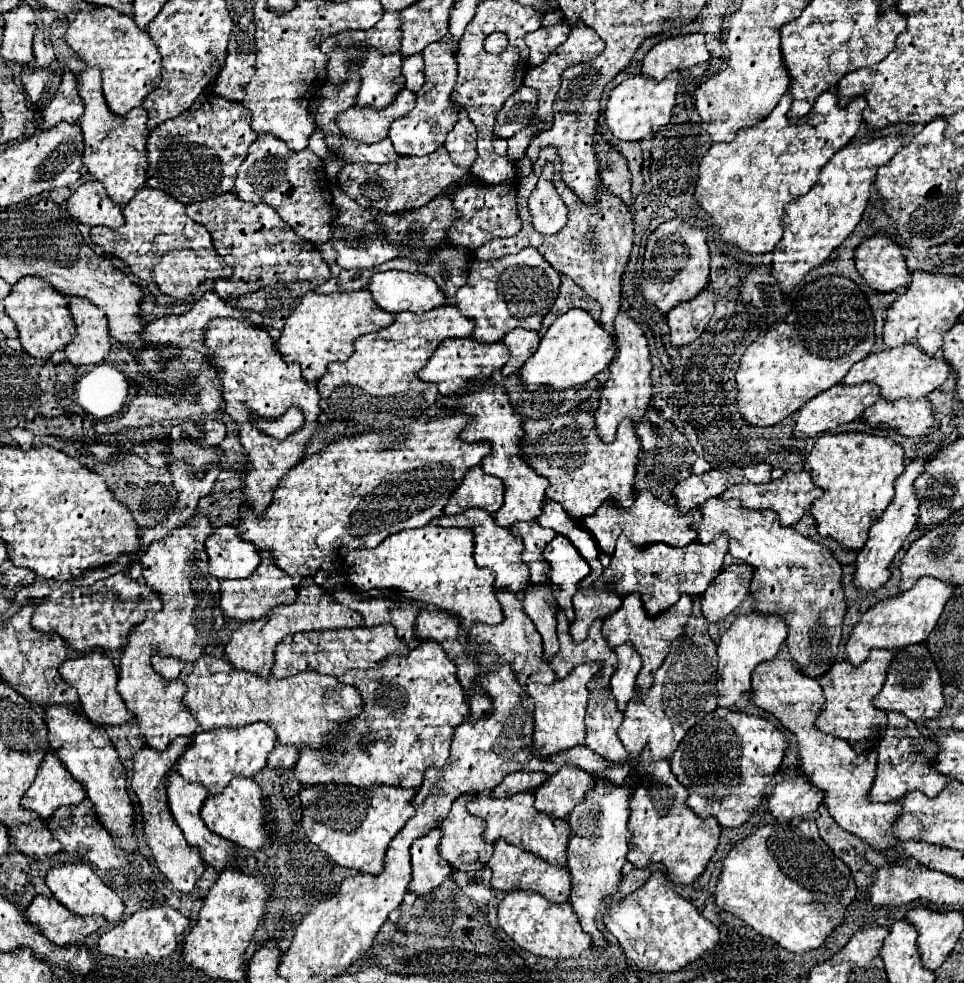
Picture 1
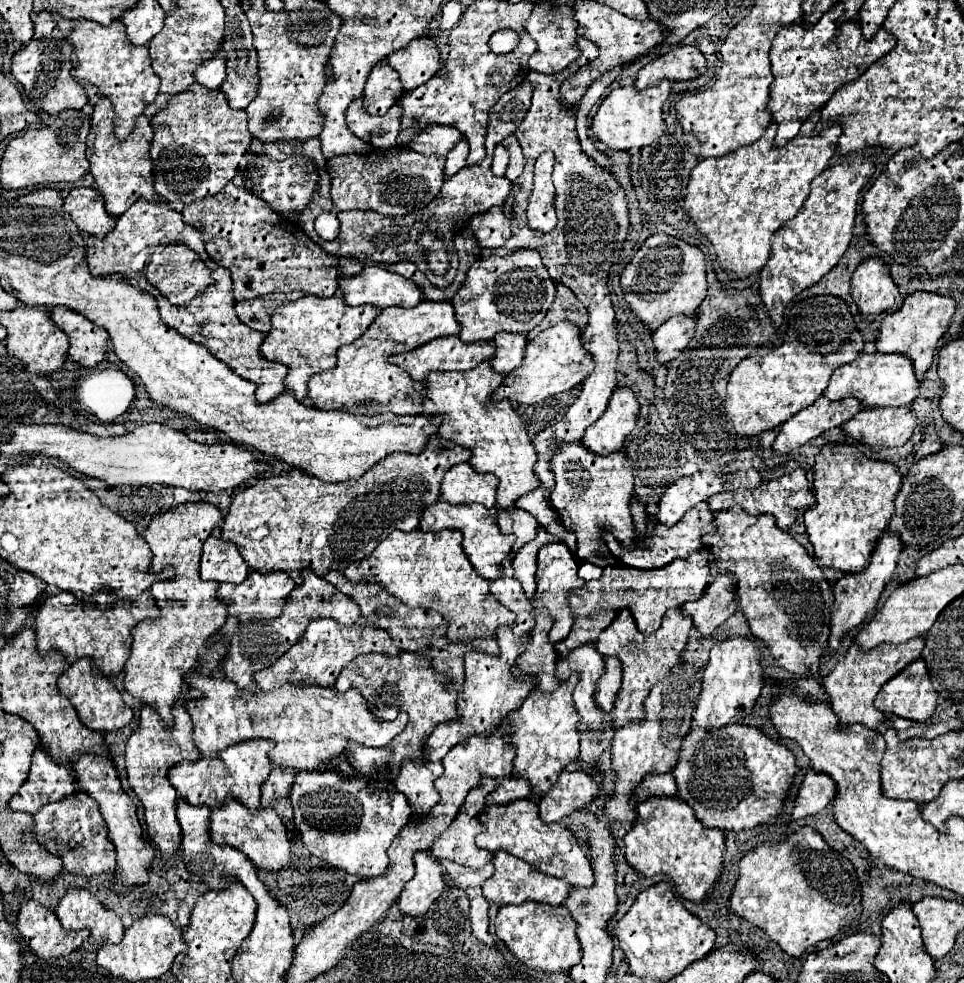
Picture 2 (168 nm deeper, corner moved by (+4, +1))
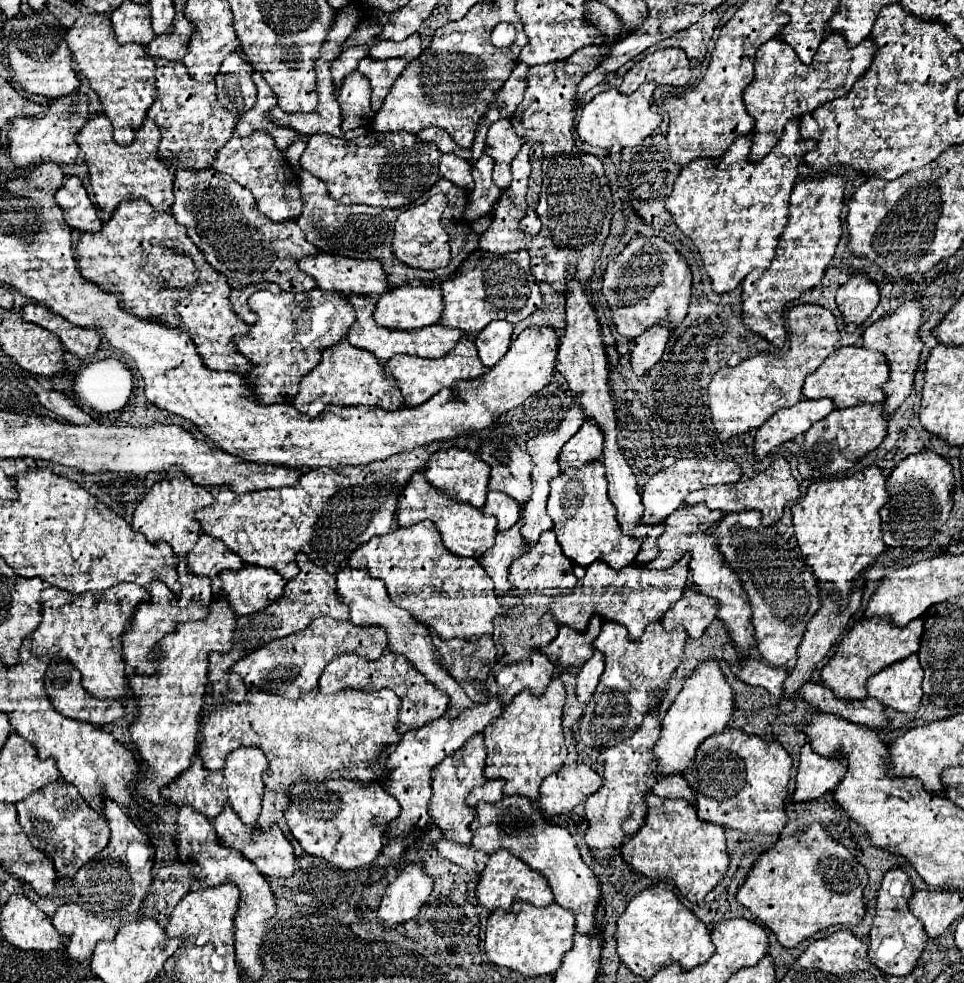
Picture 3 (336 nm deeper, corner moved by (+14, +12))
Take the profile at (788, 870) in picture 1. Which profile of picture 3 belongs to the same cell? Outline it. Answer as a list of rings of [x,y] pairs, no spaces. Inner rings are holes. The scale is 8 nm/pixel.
[[[814,823],[808,831],[784,837],[770,851],[762,853],[750,869],[746,883],[738,889],[736,899],[744,907],[748,907],[756,915],[756,919],[760,919],[778,937],[784,947],[792,949],[798,943],[810,939],[814,933],[832,925],[858,925],[866,915],[866,883],[866,869],[856,861],[856,857],[844,845],[836,843],[818,823]]]

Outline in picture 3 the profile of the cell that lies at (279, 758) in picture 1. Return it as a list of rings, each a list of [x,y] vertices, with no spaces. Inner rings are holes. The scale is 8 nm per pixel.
[[[266,791],[264,793],[264,799],[262,799],[264,805],[262,805],[262,813],[260,813],[260,819],[258,819],[258,825],[260,827],[270,829],[270,827],[274,827],[282,819],[284,811],[288,809],[286,805],[290,801],[288,799],[282,799],[280,795],[282,793],[272,793],[272,791]]]

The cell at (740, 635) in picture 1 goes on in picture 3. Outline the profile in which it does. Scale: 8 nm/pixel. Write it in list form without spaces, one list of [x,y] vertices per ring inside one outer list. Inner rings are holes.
[[[710,659],[698,665],[692,677],[686,679],[682,691],[678,693],[676,701],[668,709],[664,721],[662,721],[662,731],[660,739],[654,747],[654,757],[656,757],[656,777],[672,775],[678,773],[682,775],[692,767],[692,761],[696,759],[698,745],[716,733],[722,733],[732,717],[734,711],[734,691],[726,683],[718,661]]]

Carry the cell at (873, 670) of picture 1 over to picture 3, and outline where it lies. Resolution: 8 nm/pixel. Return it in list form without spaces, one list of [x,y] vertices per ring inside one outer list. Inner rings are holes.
[[[870,617],[860,619],[838,643],[834,657],[822,669],[822,683],[834,691],[834,695],[844,699],[866,699],[866,681],[870,675],[878,673],[878,669],[888,667],[920,649],[920,637],[924,631],[924,619],[918,617],[910,621],[906,627],[896,627],[886,617]]]

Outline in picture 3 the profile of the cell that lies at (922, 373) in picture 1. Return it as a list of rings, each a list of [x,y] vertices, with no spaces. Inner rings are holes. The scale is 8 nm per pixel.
[[[840,347],[828,359],[806,377],[802,393],[804,399],[832,399],[836,407],[846,409],[860,403],[882,403],[882,383],[888,379],[886,357],[878,351],[864,347]]]

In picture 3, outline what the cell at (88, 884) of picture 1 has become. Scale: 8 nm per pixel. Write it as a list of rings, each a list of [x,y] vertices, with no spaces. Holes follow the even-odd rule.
[[[66,903],[56,911],[52,925],[60,935],[68,937],[66,951],[78,963],[86,961],[94,953],[98,941],[114,941],[116,937],[116,929],[110,923],[100,921],[98,917],[86,913],[80,905],[72,903]]]

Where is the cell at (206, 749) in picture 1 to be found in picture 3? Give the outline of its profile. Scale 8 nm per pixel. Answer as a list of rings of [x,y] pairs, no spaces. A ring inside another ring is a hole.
[[[240,747],[238,751],[232,751],[226,757],[226,767],[222,771],[212,773],[212,771],[206,771],[204,767],[192,765],[186,773],[180,773],[180,777],[176,777],[170,785],[166,785],[162,789],[162,795],[168,799],[168,803],[176,807],[188,805],[210,821],[214,821],[222,813],[222,809],[230,805],[234,813],[248,827],[256,827],[258,815],[262,809],[262,795],[264,795],[262,775],[266,773],[266,769],[268,769],[268,761],[262,751],[258,751],[256,747]]]

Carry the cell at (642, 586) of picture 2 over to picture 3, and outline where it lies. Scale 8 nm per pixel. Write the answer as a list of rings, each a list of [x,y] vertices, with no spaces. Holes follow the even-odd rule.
[[[688,557],[676,563],[666,571],[646,569],[646,567],[624,567],[622,571],[614,571],[602,561],[592,563],[586,569],[586,575],[578,579],[576,587],[568,595],[554,597],[554,603],[546,615],[546,619],[556,621],[558,625],[568,625],[576,631],[586,631],[588,621],[598,615],[606,621],[622,623],[628,629],[628,639],[636,641],[648,623],[660,621],[664,613],[682,597],[686,577],[688,577]]]

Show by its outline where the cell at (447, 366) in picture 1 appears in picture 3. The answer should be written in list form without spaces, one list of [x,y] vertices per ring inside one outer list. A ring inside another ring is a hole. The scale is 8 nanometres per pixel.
[[[348,295],[348,301],[356,309],[356,321],[348,329],[346,339],[354,347],[370,351],[382,363],[386,363],[388,359],[392,359],[398,353],[408,353],[408,355],[418,355],[418,357],[430,357],[430,359],[444,357],[458,343],[458,339],[462,335],[462,331],[458,331],[458,329],[446,329],[442,325],[430,325],[430,327],[424,327],[424,329],[410,329],[410,331],[394,331],[394,329],[378,327],[376,321],[374,321],[374,317],[372,317],[374,307],[376,307],[376,299],[374,297],[368,297],[368,295]]]

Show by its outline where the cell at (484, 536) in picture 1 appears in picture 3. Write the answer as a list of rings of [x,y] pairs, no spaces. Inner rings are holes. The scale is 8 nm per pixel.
[[[414,473],[410,477],[410,481],[406,483],[406,487],[402,489],[402,493],[398,497],[398,505],[396,505],[396,519],[398,519],[400,527],[410,527],[414,523],[430,519],[436,525],[436,529],[440,531],[446,549],[458,557],[480,557],[486,549],[490,549],[494,545],[494,537],[496,537],[496,519],[494,517],[484,515],[476,507],[456,503],[454,499],[450,499],[448,495],[442,495],[440,491],[434,491],[434,487],[430,487],[430,483],[424,483],[422,473]]]

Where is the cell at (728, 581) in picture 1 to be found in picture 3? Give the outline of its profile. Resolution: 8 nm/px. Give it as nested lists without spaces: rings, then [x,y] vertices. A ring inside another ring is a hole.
[[[684,591],[682,599],[670,611],[666,611],[662,627],[666,631],[672,631],[682,625],[692,639],[698,639],[716,619],[716,613],[718,613],[716,599],[696,591]]]

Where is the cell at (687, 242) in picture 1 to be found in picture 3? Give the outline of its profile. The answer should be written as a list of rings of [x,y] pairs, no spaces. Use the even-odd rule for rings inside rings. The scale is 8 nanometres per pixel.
[[[660,237],[632,239],[626,249],[608,263],[602,281],[602,293],[608,301],[612,323],[628,341],[654,325],[676,329],[688,313],[690,289],[692,273],[688,261]]]

